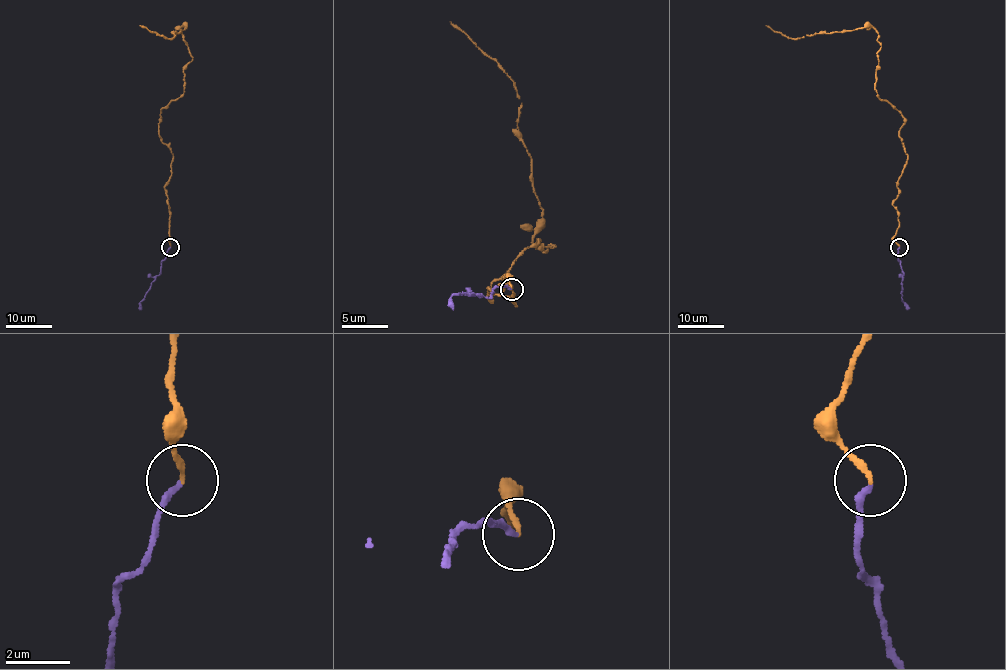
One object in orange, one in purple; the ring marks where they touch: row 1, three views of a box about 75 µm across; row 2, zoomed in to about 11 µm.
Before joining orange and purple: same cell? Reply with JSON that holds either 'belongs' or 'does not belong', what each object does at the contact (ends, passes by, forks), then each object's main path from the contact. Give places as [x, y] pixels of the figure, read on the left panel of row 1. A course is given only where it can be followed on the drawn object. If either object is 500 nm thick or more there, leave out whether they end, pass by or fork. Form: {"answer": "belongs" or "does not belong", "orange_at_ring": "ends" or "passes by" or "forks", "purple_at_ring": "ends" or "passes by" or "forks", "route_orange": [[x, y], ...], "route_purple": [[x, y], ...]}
{"answer": "belongs", "orange_at_ring": "ends", "purple_at_ring": "ends", "route_orange": [[171, 247], [173, 153], [158, 127], [192, 56], [186, 28], [172, 39], [140, 25]], "route_purple": [[171, 247], [139, 310]]}

